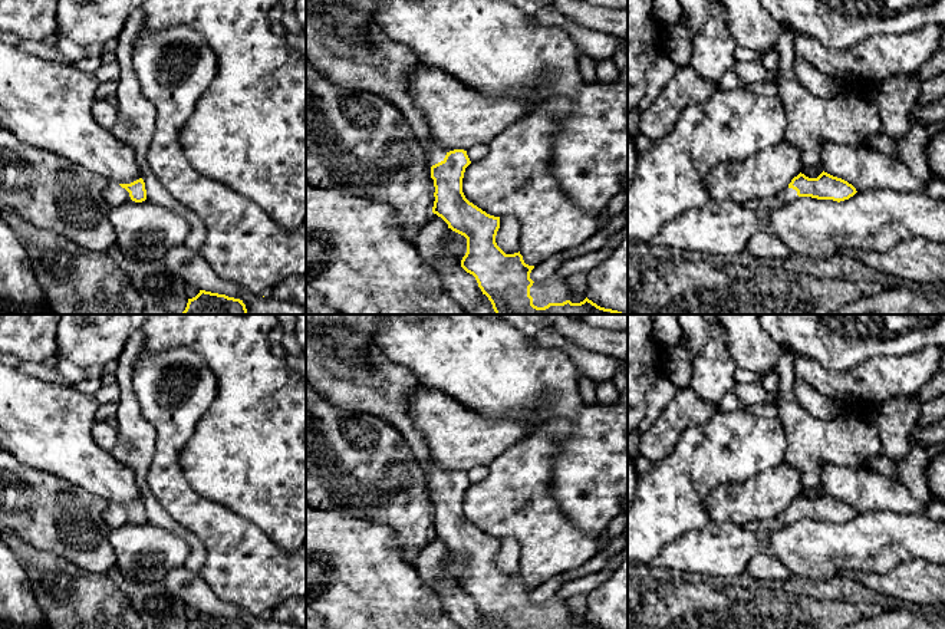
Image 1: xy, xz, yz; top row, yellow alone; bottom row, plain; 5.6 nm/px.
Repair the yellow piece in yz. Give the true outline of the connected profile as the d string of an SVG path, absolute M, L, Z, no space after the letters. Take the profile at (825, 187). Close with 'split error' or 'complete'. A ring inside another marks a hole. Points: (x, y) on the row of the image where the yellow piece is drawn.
M824 171L817 178L809 178L800 172L791 180L788 187L777 195L767 200L747 201L742 205L747 208L778 208L794 201L797 197L811 197L840 202L849 200L856 192L857 191L852 184Z; split error

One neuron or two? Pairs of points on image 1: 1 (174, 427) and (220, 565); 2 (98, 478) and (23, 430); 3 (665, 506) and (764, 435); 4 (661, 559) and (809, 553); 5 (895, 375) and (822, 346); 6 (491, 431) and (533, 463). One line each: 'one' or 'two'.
1: one
2: one
3: one
4: one
5: two
6: two

